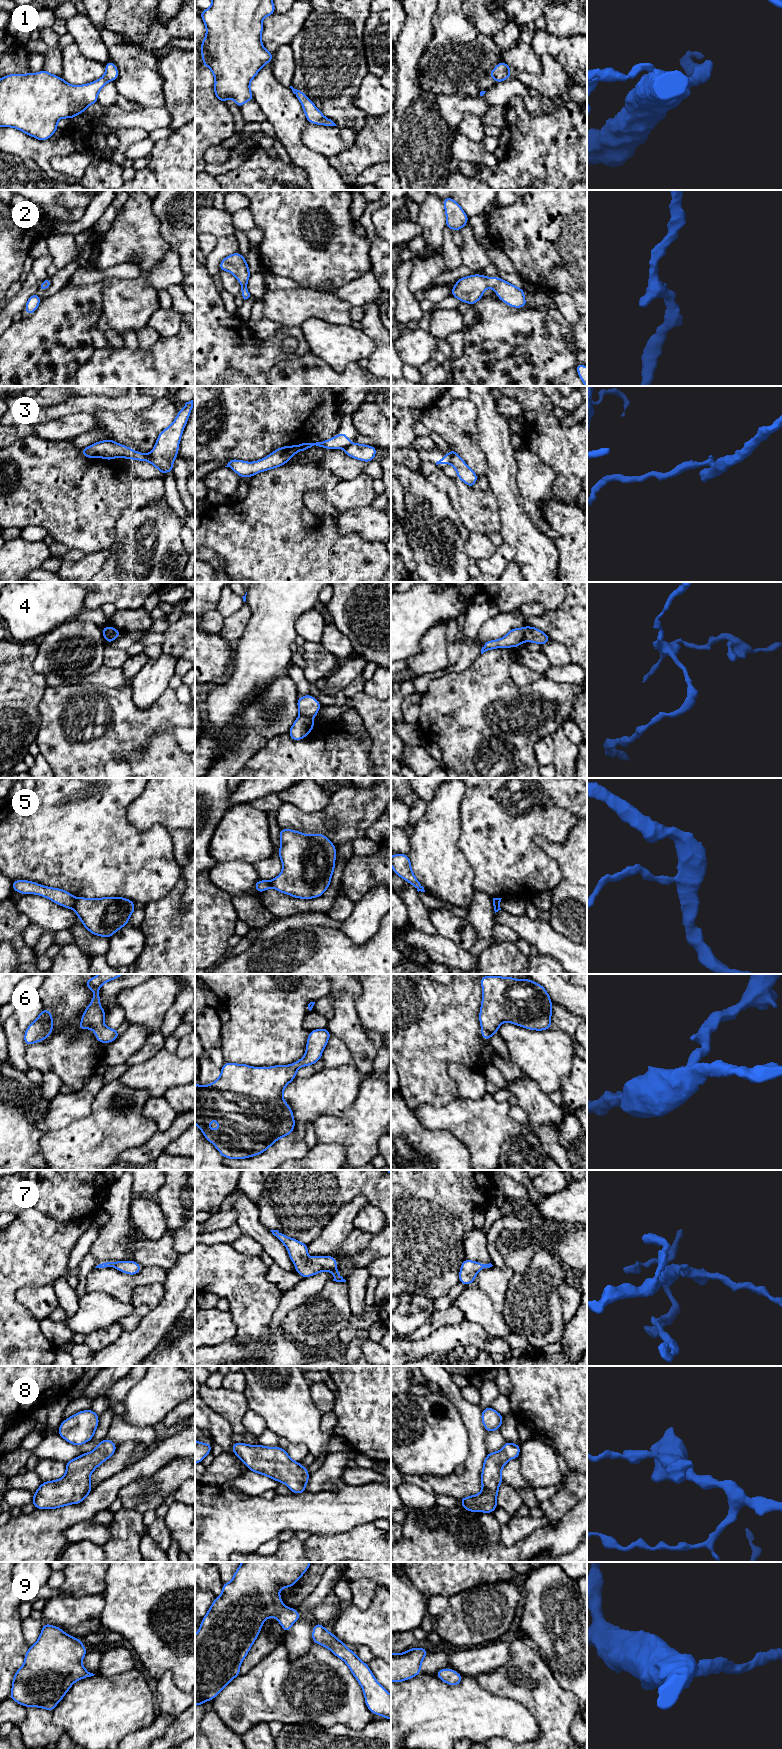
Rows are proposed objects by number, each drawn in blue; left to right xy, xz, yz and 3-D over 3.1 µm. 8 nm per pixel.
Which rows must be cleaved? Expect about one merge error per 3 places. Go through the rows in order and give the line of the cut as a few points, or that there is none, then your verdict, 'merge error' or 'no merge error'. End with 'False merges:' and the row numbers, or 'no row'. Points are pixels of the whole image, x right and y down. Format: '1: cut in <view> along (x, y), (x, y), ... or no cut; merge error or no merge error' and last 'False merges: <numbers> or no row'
1: no cut; no merge error
2: no cut; no merge error
3: cut in yz along (448, 453), (450, 463); merge error
4: cut in yz along (523, 628), (525, 640); merge error
5: cut in xy along (76, 898), (73, 908); merge error
6: no cut; no merge error
7: no cut; no merge error
8: no cut; no merge error
9: no cut; no merge error
False merges: 3, 4, 5

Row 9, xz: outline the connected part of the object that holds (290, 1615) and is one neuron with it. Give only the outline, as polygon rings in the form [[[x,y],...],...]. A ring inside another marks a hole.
[[[242,1562],[233,1579],[223,1583],[222,1594],[214,1599],[195,1635],[195,1706],[213,1700],[240,1675],[240,1665],[266,1619],[275,1617],[285,1633],[299,1620],[299,1611],[283,1604],[279,1590],[293,1587],[309,1569],[310,1563]]]

